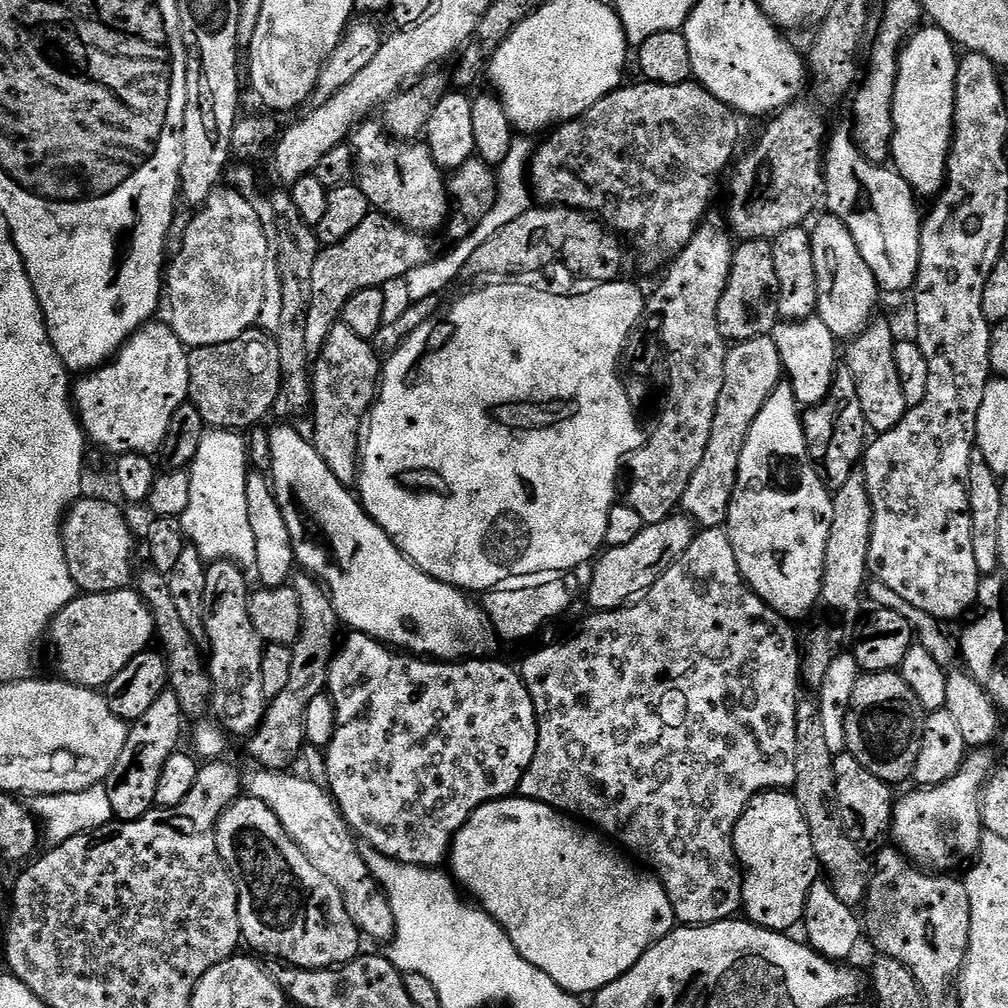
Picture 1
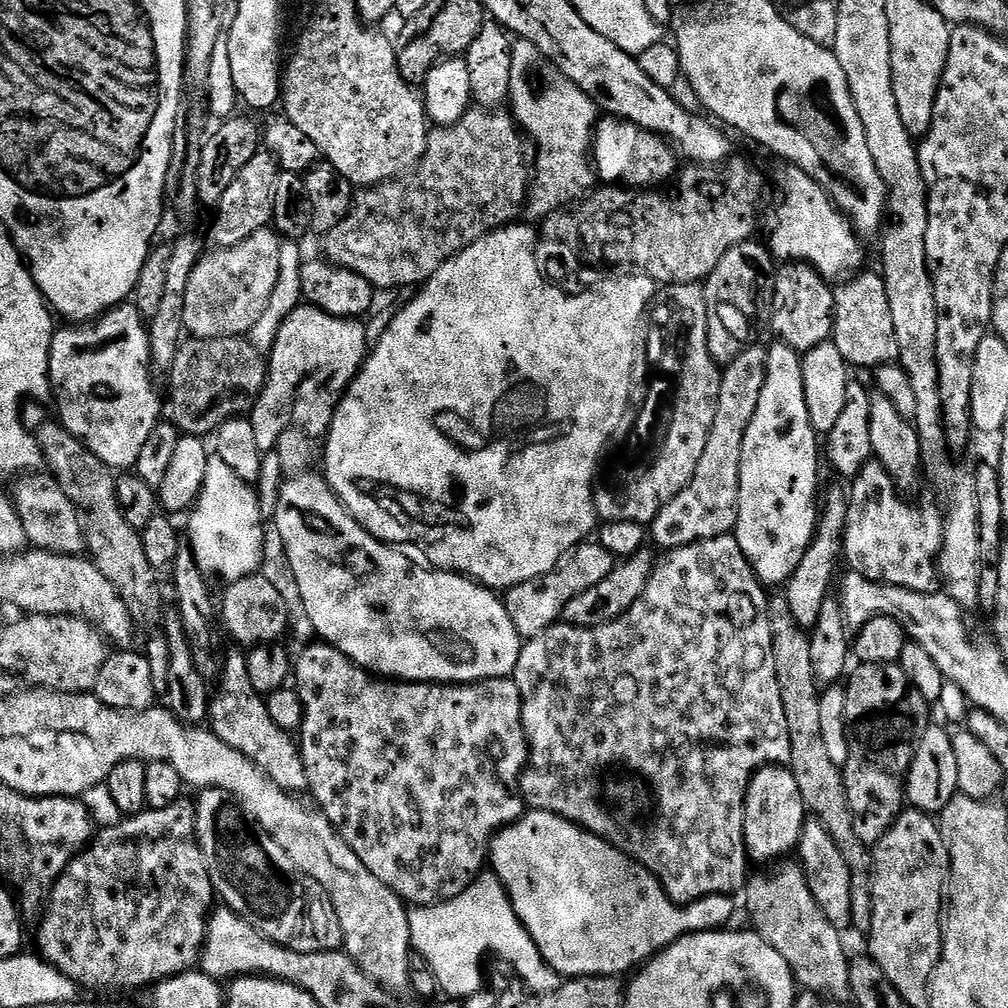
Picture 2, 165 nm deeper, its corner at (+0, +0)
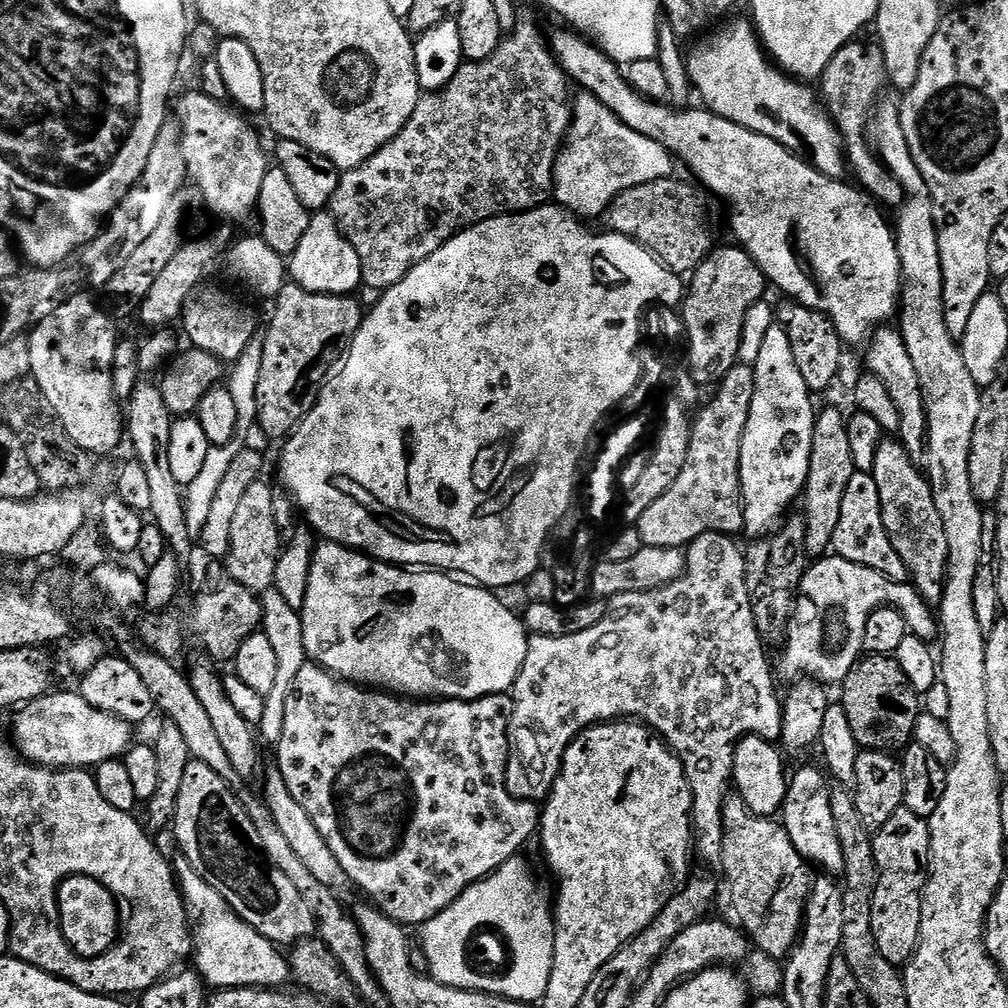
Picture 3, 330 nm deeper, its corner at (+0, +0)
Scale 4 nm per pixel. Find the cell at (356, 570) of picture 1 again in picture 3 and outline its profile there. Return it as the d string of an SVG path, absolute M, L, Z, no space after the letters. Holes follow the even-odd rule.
M320 542L315 545L315 552L310 566L309 586L306 587L305 604L300 612L302 630L305 631L305 650L307 659L320 665L333 676L348 680L351 684L367 686L372 690L383 690L401 698L439 698L441 700L477 700L483 696L499 696L507 693L516 683L522 670L522 662L526 658L529 633L524 627L524 621L516 616L499 600L495 591L472 582L465 582L452 574L439 570L409 570L404 566L385 564L382 560L373 560L358 552L344 547L343 544Z

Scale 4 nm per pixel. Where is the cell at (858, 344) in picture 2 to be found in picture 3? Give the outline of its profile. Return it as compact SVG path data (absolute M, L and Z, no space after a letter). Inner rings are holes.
M881 326L872 333L864 352L864 364L871 375L882 378L886 391L898 406L898 439L913 460L925 459L928 451L928 422L926 406L922 398L922 382L918 378L918 370L914 370L914 361L910 359L910 350L904 345L899 331L892 326Z

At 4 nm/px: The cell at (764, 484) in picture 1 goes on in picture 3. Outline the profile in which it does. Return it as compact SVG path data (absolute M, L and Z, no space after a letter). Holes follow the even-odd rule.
M772 322L772 325L764 332L764 337L760 340L760 349L756 352L756 360L754 359L754 367L756 369L756 389L754 390L754 402L750 406L750 418L746 422L746 434L742 438L742 458L740 459L740 495L744 502L744 527L745 533L749 532L749 537L759 538L767 536L773 531L789 515L792 503L801 499L804 487L806 486L806 478L810 470L810 450L812 449L812 439L814 438L814 426L816 425L817 409L812 408L813 397L808 391L806 382L802 382L802 374L798 371L798 362L794 362L794 350L790 350L790 338L786 338L786 330L780 327L779 323Z

